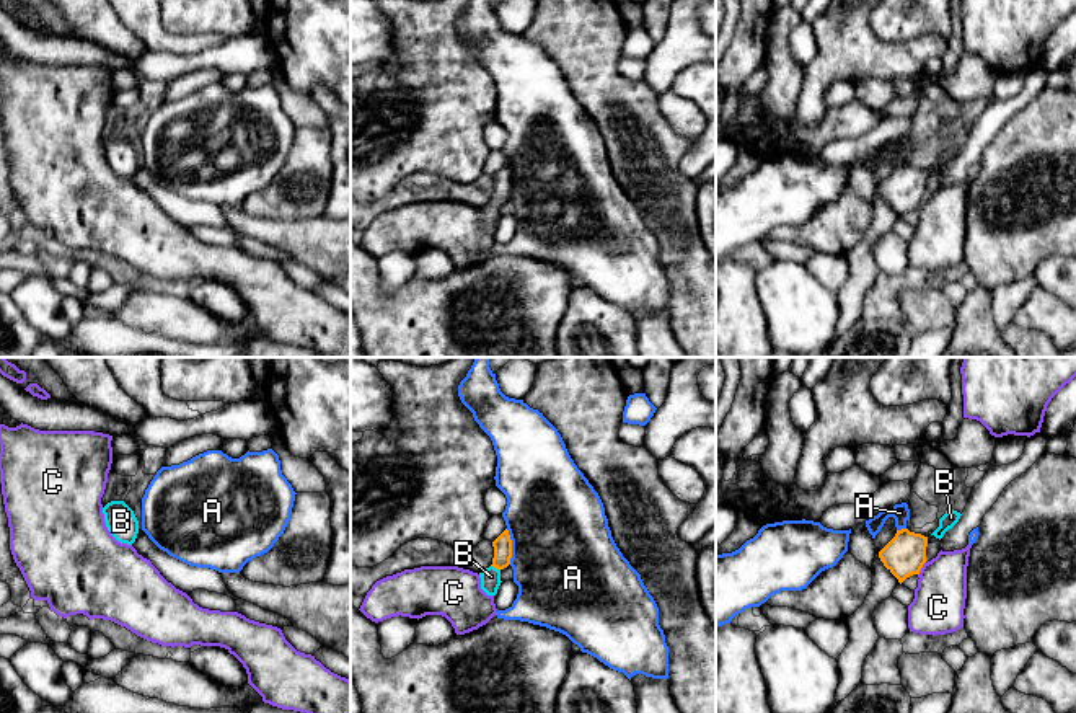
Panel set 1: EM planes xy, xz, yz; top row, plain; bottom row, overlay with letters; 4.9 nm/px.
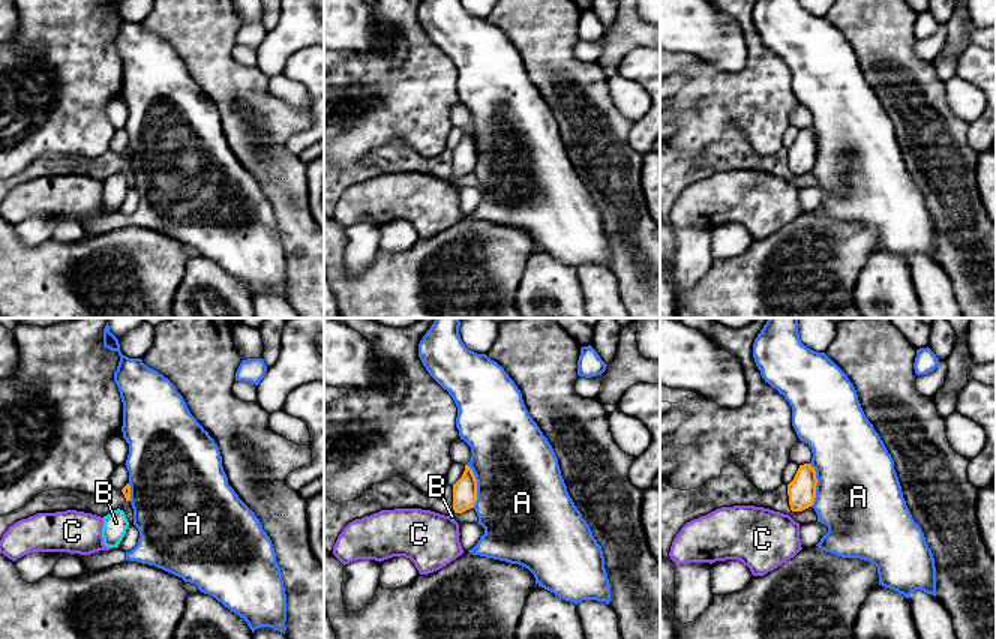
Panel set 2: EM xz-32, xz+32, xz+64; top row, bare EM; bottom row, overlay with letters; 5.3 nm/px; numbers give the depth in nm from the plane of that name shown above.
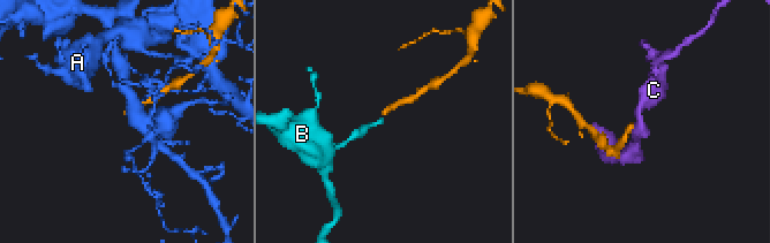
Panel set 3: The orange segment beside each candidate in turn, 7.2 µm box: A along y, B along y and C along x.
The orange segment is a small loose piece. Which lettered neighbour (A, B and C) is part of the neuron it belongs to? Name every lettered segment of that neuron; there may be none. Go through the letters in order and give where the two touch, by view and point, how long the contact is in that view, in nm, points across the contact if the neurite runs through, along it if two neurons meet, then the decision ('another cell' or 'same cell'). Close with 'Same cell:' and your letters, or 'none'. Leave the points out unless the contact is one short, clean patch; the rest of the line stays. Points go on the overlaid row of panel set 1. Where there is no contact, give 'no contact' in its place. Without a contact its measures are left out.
A: xz (511, 547) | 180 nm | another cell
B: xz (496, 566) | 50 nm | across xz (502, 545), (502, 558), (496, 566), (491, 576) | same cell
C: yz (921, 566) | 80 nm | another cell
Same cell: B

